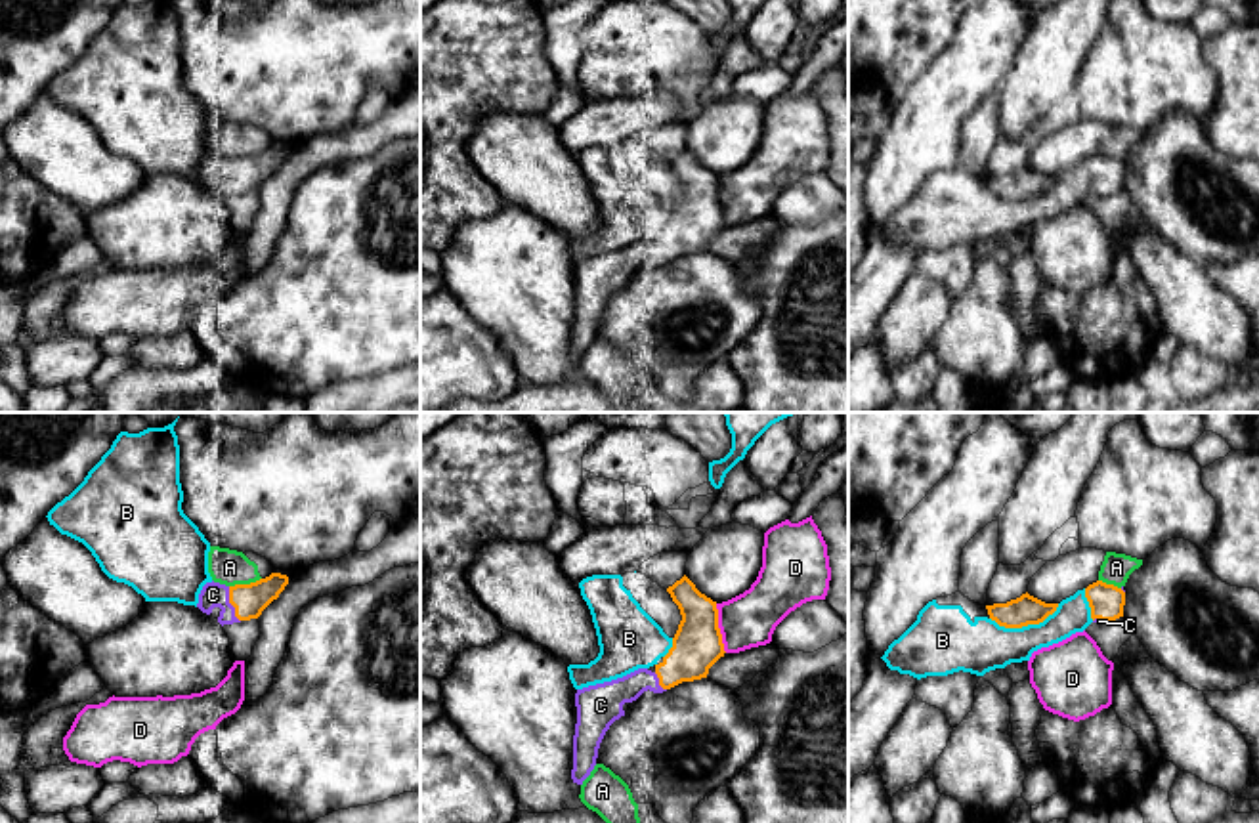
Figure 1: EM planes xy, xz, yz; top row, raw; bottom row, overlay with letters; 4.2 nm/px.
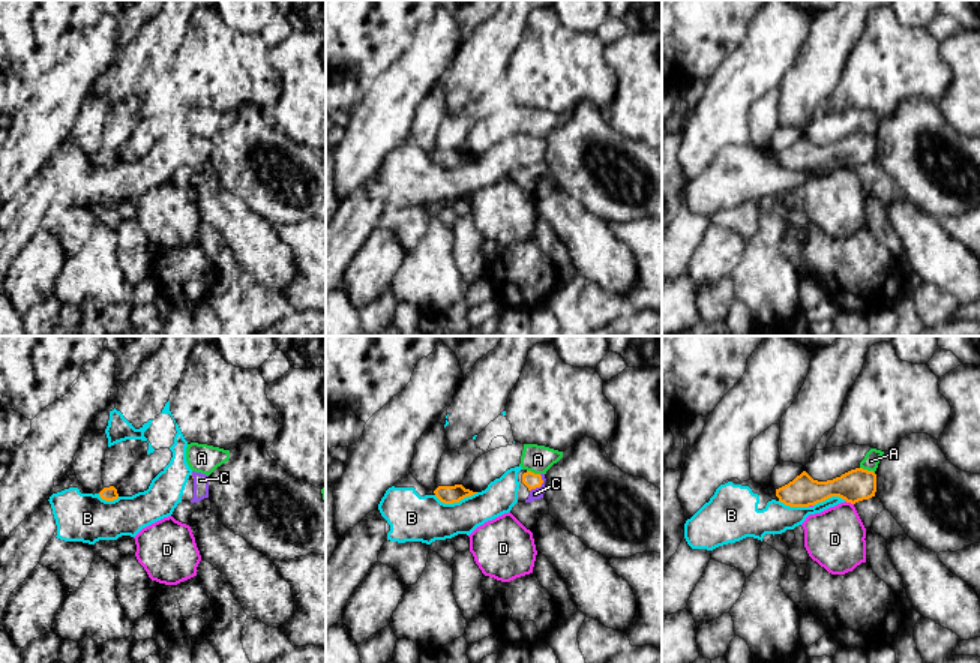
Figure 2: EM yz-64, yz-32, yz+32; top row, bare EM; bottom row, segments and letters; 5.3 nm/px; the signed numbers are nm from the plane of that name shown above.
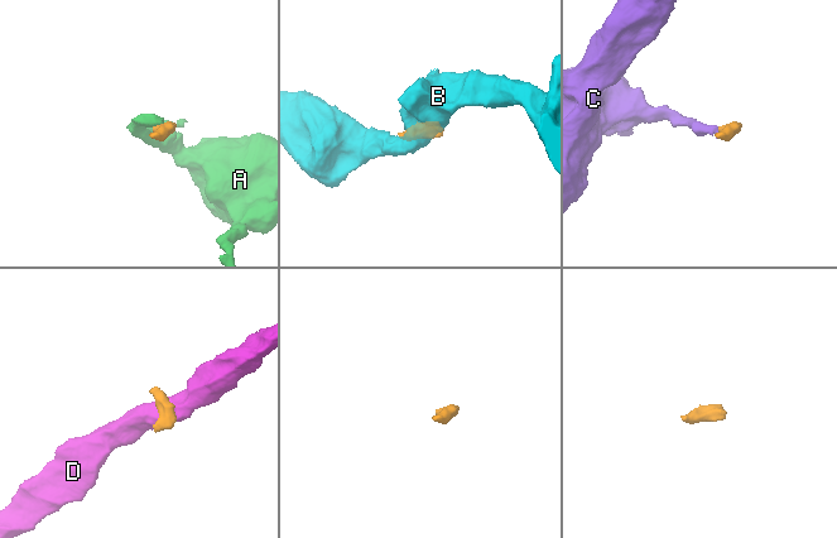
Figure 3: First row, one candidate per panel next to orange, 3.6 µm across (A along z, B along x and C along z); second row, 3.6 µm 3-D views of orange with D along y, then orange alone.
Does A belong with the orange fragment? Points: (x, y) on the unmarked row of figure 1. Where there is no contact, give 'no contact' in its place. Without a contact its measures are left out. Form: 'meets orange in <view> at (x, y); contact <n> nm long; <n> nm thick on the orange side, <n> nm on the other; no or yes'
meets orange in xy at (245, 157); contact 140 nm long; 140 nm thick on the orange side, 150 nm on the other; no

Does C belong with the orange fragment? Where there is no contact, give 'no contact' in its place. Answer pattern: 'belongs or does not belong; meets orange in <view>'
belongs; meets orange in xy

